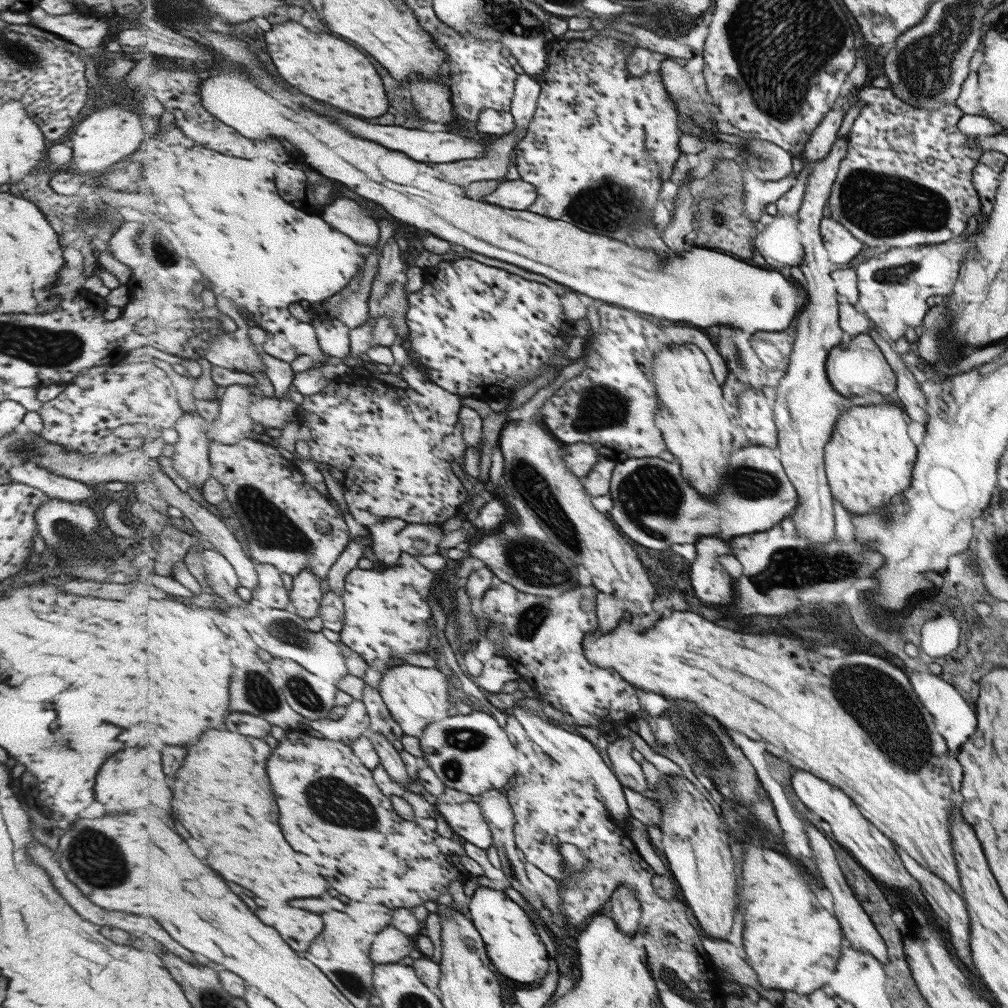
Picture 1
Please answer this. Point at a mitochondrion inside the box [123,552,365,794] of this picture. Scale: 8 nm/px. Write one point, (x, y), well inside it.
(256, 690)

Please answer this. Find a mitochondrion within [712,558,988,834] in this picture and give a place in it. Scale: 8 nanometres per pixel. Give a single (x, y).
(880, 707)

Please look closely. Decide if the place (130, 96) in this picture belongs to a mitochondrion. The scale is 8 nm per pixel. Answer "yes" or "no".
no

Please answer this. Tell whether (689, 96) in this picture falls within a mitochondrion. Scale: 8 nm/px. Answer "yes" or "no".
yes

